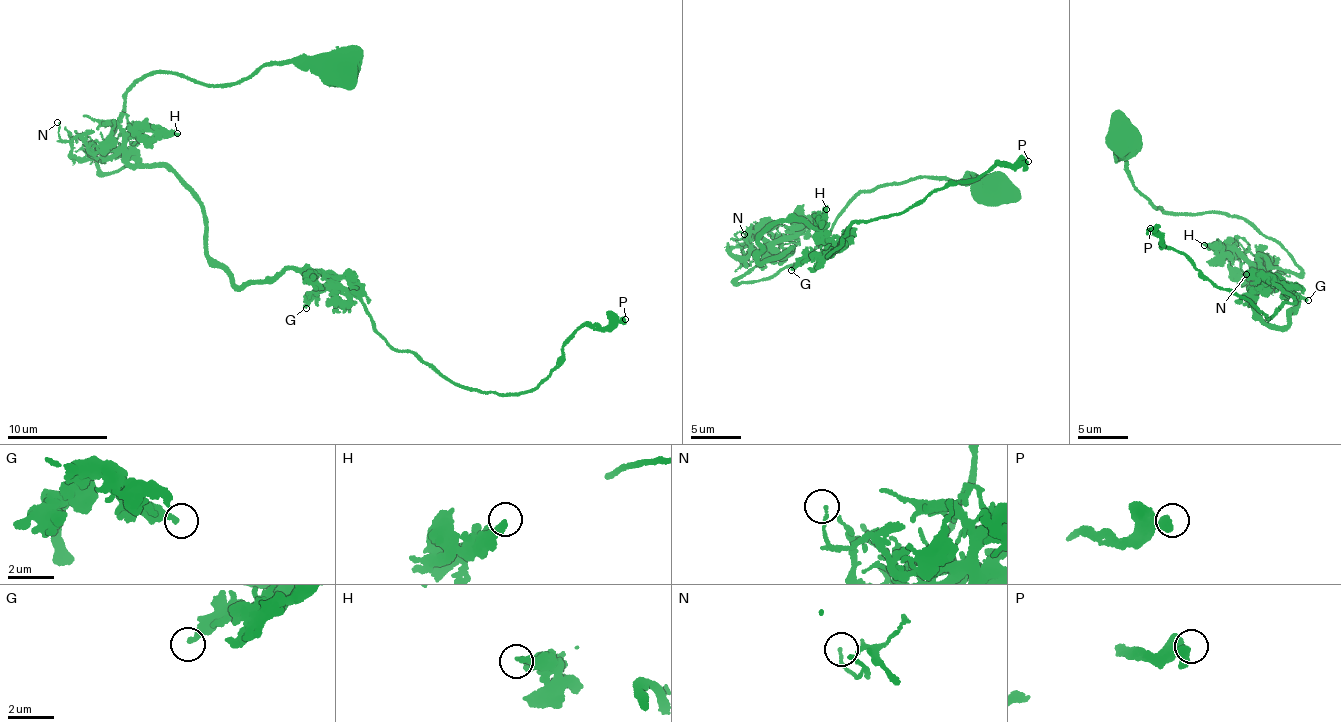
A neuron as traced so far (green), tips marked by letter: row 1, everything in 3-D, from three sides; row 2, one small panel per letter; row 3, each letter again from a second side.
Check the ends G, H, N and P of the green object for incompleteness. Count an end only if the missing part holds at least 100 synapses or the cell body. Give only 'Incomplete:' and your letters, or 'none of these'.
Incomplete: none of these

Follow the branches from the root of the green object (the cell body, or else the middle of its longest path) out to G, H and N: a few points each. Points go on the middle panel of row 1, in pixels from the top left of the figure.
G: (989, 191), (859, 191), (809, 255), (736, 284), (791, 251), (756, 259), (797, 216), (829, 250), (791, 270)
H: (989, 191), (978, 180), (927, 177), (859, 191), (809, 255), (736, 284), (826, 209)
N: (989, 191), (927, 177), (859, 191), (809, 255), (737, 285), (764, 248), (744, 234)

